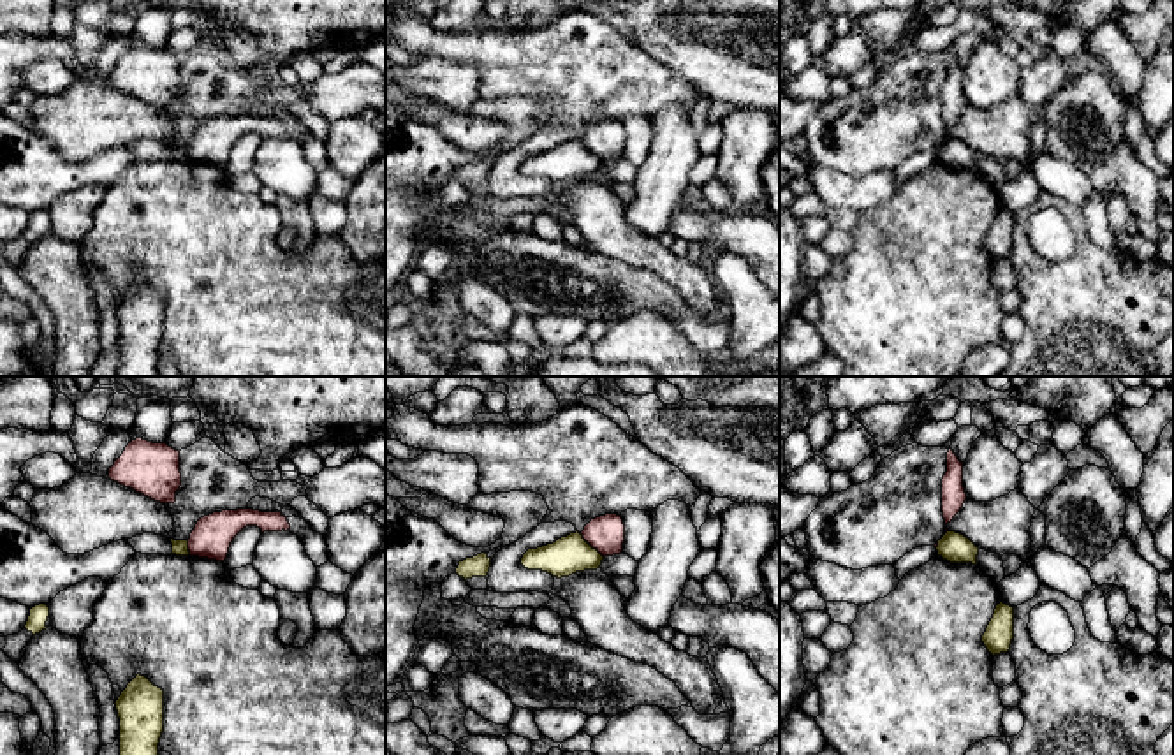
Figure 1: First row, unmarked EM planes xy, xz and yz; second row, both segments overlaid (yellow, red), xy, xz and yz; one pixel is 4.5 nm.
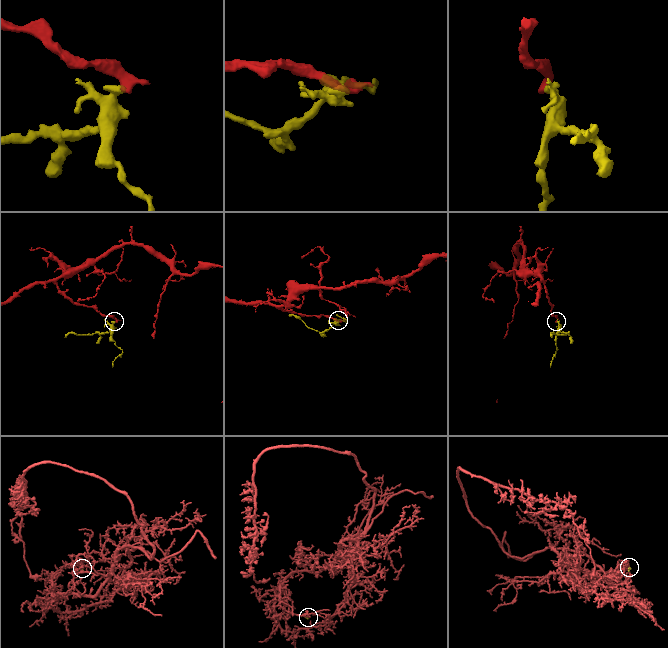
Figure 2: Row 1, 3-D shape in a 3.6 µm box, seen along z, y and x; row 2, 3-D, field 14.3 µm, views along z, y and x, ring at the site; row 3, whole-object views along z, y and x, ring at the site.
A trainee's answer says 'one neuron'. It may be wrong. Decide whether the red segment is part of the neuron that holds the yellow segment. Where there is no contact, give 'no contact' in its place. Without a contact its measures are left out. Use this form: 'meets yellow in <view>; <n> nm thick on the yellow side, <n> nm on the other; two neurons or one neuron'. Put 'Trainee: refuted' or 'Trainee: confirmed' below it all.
meets yellow in xz; 170 nm thick on the yellow side, 170 nm on the other; two neurons
Trainee: refuted

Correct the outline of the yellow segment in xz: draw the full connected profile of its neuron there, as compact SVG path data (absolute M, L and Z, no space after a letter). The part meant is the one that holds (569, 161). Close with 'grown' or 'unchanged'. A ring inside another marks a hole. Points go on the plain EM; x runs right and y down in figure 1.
M576 137L553 150L528 155L521 164L521 171L528 176L542 176L561 185L576 178L597 176L602 165L604 162Z; unchanged

